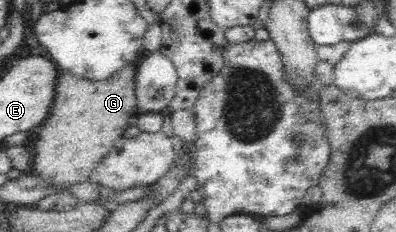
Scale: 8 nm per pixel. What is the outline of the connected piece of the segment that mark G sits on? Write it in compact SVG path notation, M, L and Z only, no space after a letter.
M139 61L133 62L101 81L61 71L49 115L33 132L35 143L27 173L57 186L88 181L93 168L112 150L138 115L134 92L138 64Z

